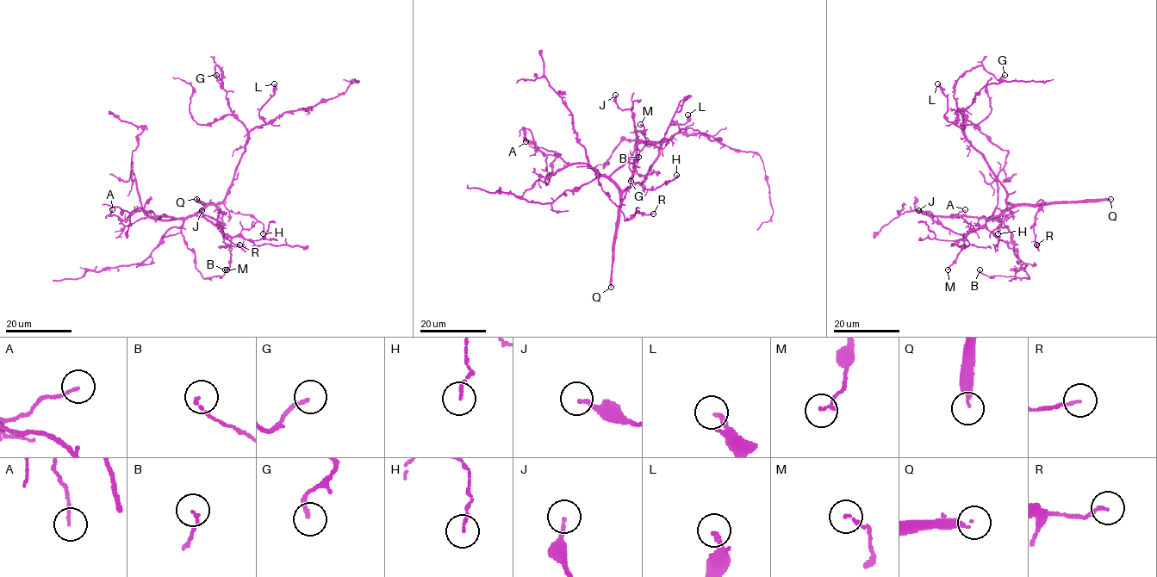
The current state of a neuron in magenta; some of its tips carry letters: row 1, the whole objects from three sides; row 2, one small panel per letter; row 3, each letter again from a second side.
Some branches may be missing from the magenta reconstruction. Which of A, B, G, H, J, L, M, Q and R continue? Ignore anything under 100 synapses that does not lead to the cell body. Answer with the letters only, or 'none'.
Q

